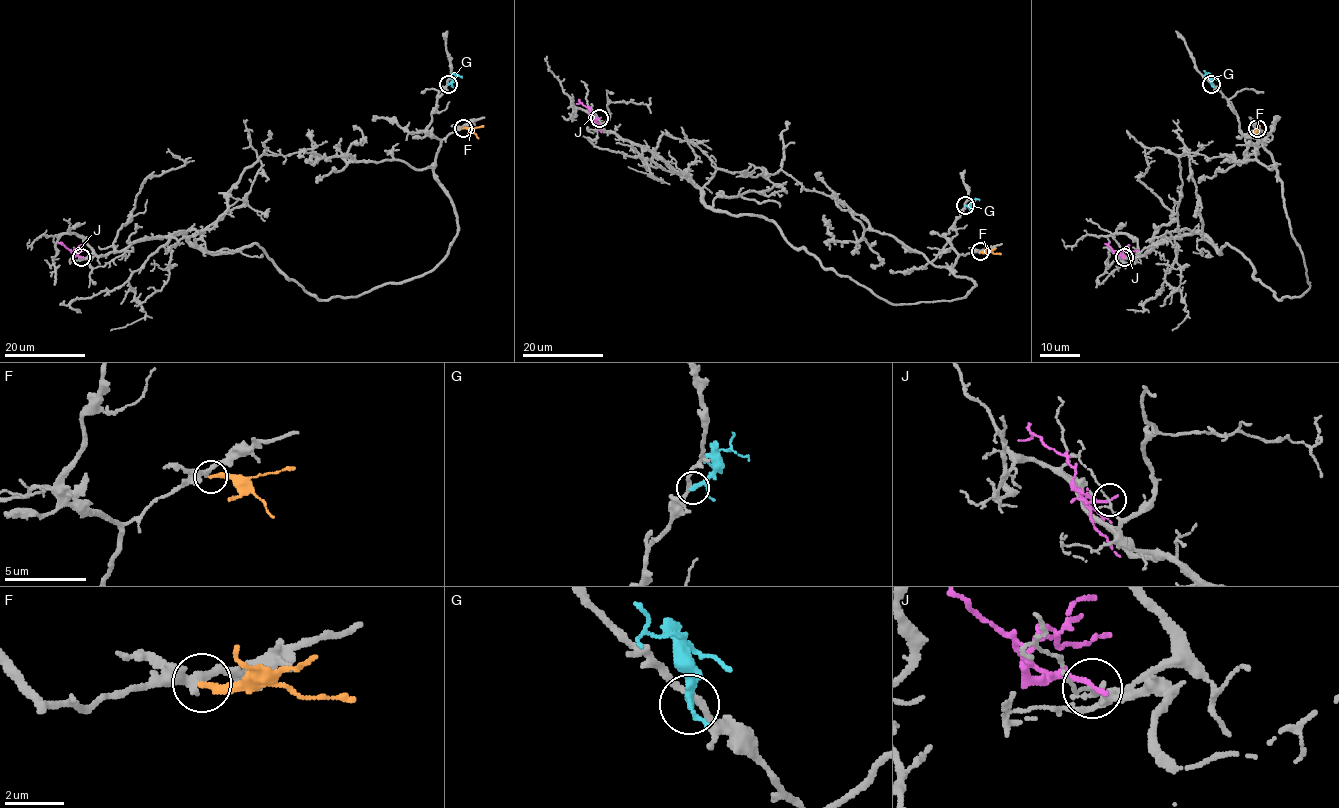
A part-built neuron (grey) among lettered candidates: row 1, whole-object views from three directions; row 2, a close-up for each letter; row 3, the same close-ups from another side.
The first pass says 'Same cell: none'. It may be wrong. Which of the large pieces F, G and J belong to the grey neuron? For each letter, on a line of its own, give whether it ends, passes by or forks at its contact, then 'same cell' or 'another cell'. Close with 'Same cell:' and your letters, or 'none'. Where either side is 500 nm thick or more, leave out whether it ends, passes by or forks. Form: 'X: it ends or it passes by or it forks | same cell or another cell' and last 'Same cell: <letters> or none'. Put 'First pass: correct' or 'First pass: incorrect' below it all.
F: it ends | another cell
G: it passes by | another cell
J: it ends | another cell
Same cell: none
First pass: correct

